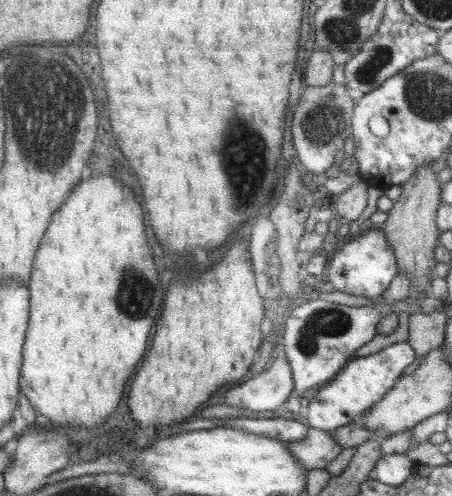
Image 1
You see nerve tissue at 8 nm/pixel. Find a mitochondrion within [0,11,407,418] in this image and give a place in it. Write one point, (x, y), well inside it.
(39, 84)

